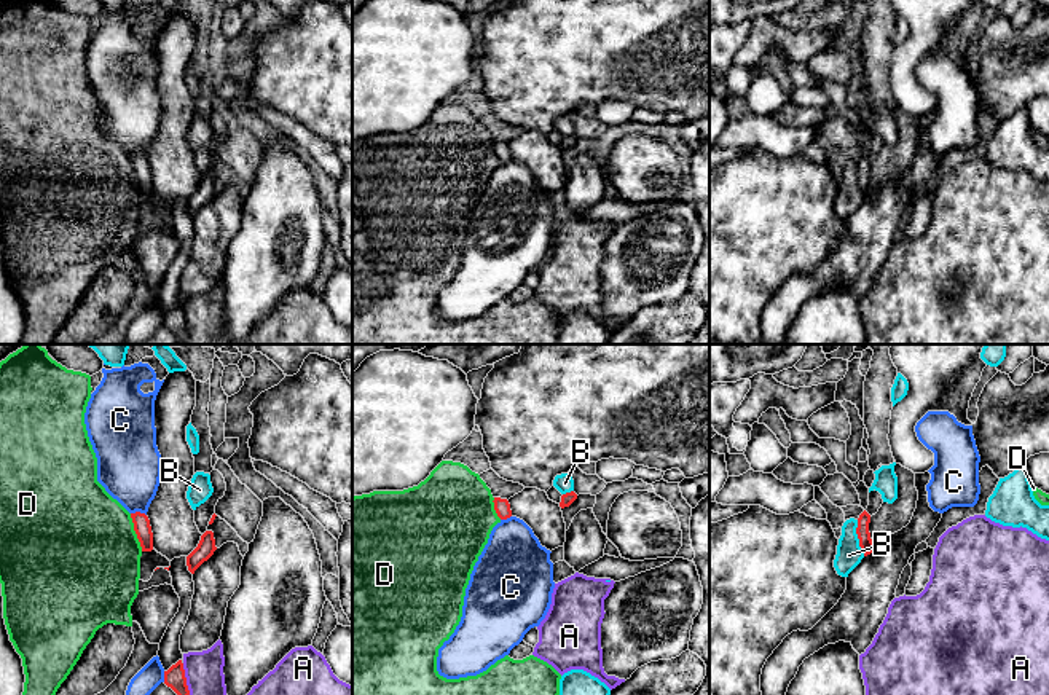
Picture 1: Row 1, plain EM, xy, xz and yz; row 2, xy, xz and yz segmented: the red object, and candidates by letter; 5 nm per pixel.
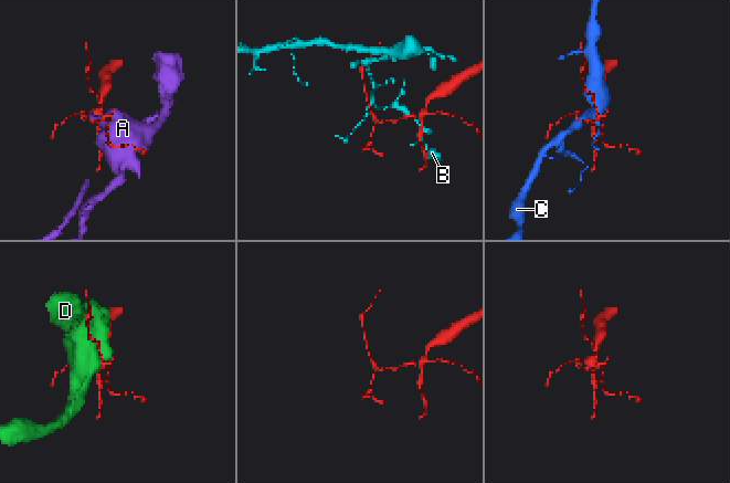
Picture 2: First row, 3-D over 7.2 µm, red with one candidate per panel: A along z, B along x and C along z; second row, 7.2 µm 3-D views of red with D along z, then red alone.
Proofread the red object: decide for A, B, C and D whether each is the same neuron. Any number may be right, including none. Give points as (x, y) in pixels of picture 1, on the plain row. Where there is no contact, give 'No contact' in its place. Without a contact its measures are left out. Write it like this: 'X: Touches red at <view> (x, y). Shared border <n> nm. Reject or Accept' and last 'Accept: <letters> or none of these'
A: Touches red at xy (185, 325). Shared border 190 nm. Reject
B: Touches red at yz (858, 180). Shared border 190 nm. Reject
C: Touches red at xy (139, 155). Shared border 80 nm. Reject
D: Touches red at xy (136, 176). Shared border 200 nm. Reject
Accept: none of these

